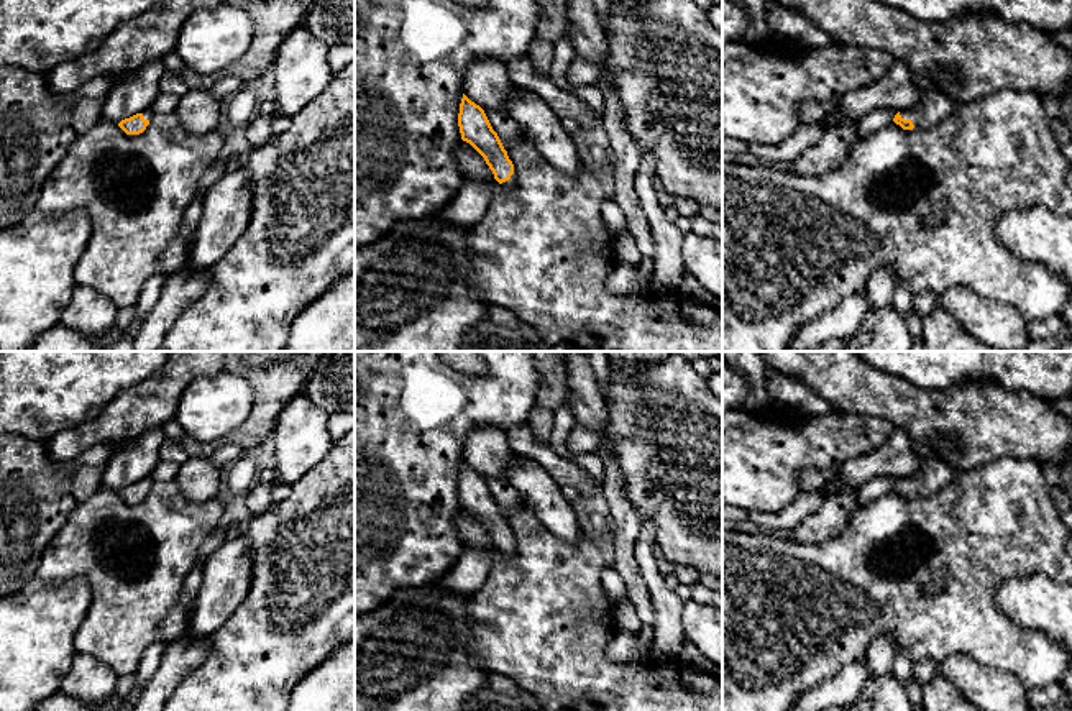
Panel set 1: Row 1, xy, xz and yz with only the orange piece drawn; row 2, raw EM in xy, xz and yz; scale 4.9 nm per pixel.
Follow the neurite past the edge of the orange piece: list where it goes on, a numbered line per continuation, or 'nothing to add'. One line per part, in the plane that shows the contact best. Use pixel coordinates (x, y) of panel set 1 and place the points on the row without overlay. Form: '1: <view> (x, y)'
1: yz (931, 477)

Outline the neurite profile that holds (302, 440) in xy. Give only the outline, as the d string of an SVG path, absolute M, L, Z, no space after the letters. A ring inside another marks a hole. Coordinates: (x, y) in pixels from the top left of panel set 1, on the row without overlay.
M299 392L281 411L274 427L276 471L284 483L300 481L333 447L328 414Z

